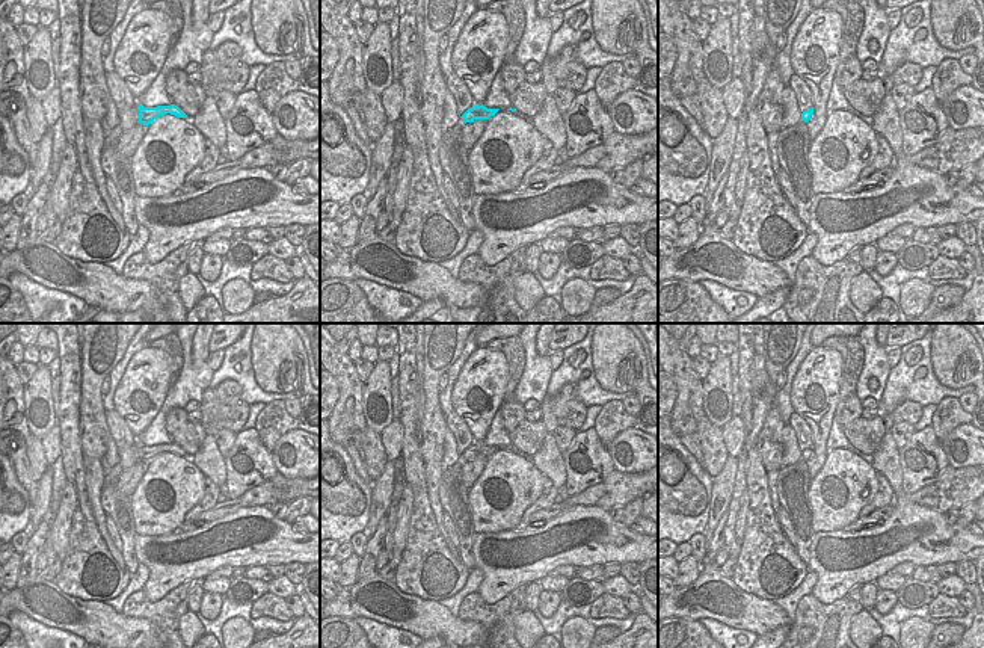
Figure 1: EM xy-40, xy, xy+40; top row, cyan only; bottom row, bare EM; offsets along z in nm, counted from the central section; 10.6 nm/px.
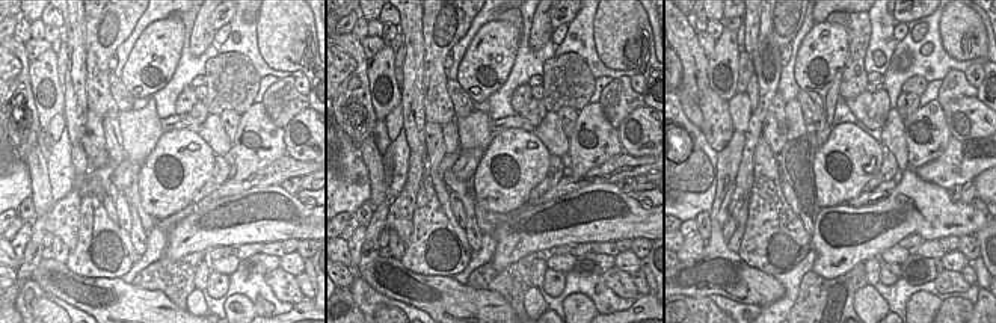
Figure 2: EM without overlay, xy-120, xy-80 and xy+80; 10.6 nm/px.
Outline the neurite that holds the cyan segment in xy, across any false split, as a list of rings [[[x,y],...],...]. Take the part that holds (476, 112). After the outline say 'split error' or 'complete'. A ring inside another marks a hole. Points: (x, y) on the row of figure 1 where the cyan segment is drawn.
[[[472,106],[471,109],[468,109],[460,118],[465,122],[474,122],[475,119],[489,119],[490,116],[494,116],[500,109],[487,109],[484,106]]] | complete

